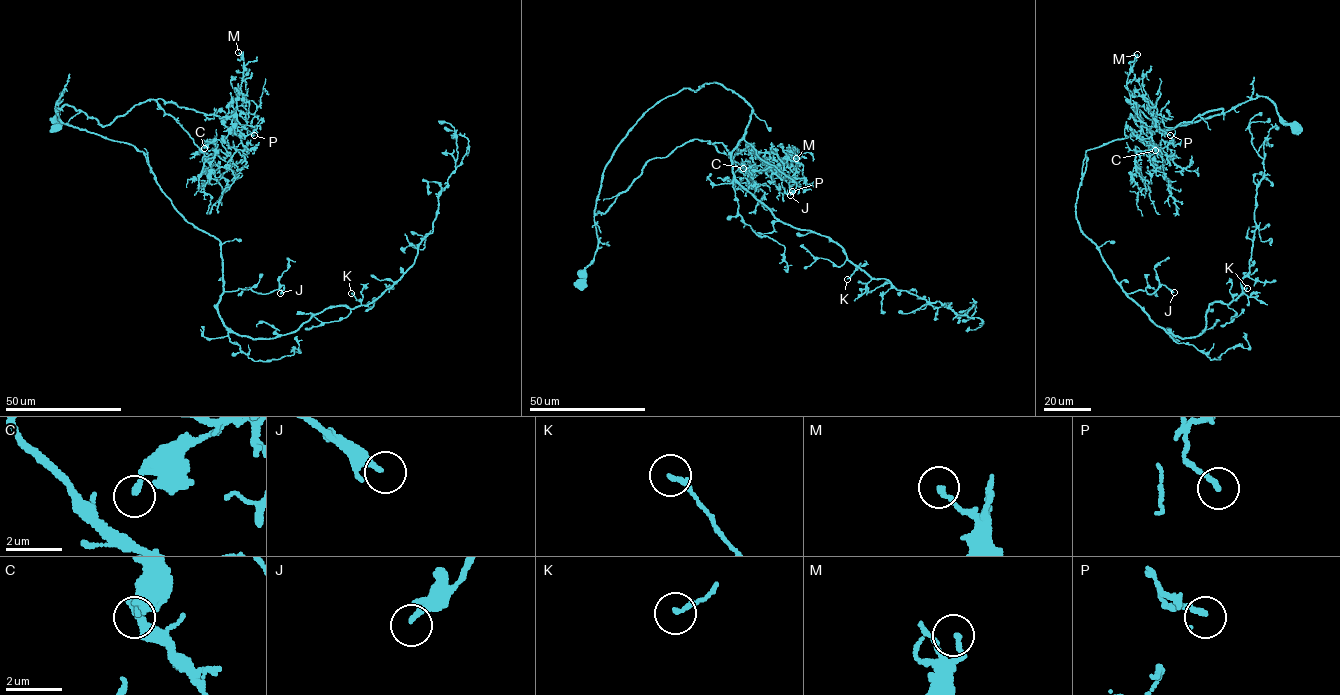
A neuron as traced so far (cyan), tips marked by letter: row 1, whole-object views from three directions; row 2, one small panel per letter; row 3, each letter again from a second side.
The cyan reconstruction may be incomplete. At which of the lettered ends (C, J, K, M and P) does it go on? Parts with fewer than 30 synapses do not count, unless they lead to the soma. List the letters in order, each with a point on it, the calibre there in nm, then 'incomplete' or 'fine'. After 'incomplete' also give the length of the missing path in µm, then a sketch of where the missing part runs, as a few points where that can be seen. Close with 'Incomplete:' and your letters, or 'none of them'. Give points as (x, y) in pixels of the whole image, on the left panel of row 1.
C: (204, 148) | 120 nm | fine
J: (280, 293) | 240 nm | incomplete | 30 µm | (280, 293), (267, 309), (258, 298), (250, 296), (252, 302)
K: (351, 293) | 160 nm | fine
M: (238, 52) | 160 nm | fine
P: (254, 135) | 190 nm | fine
Incomplete: J

